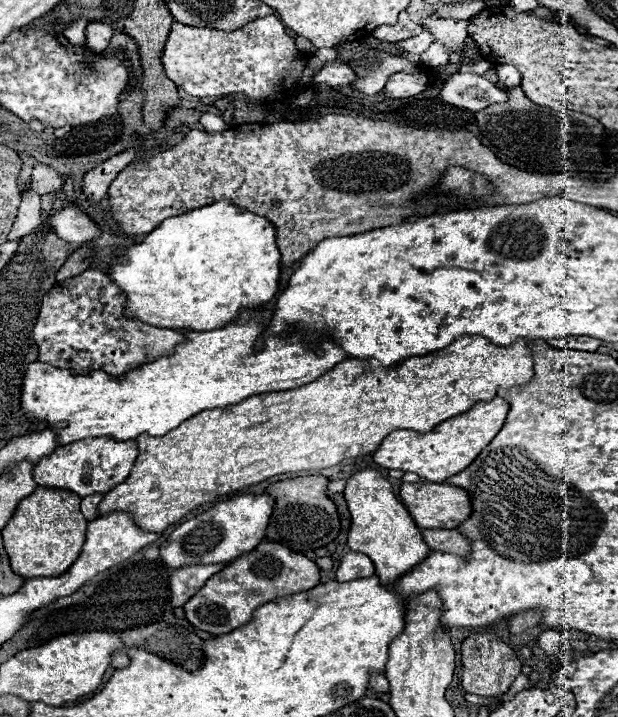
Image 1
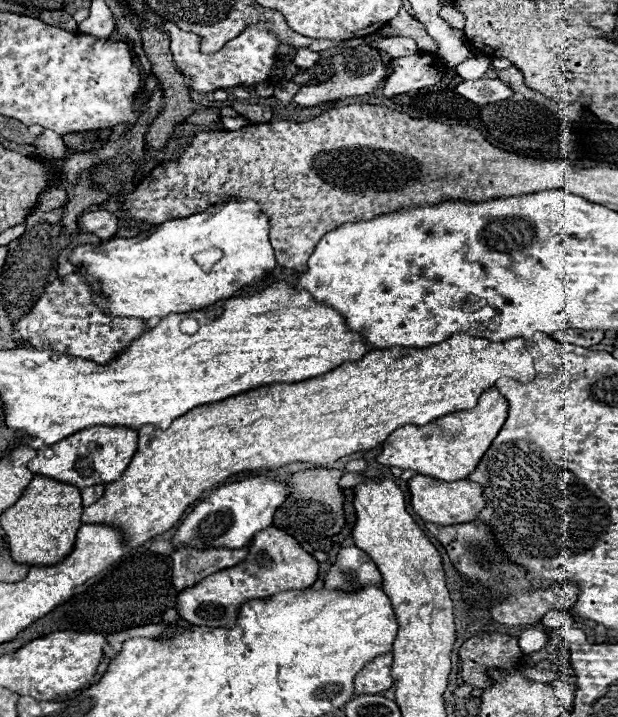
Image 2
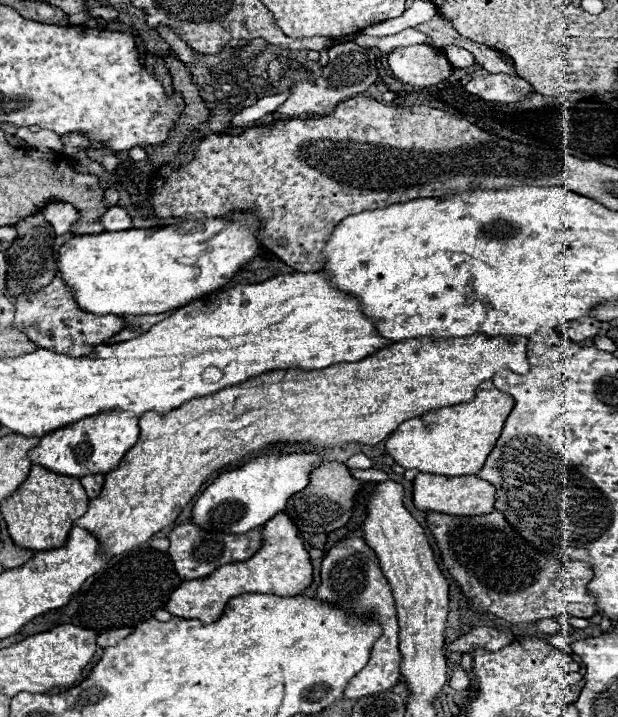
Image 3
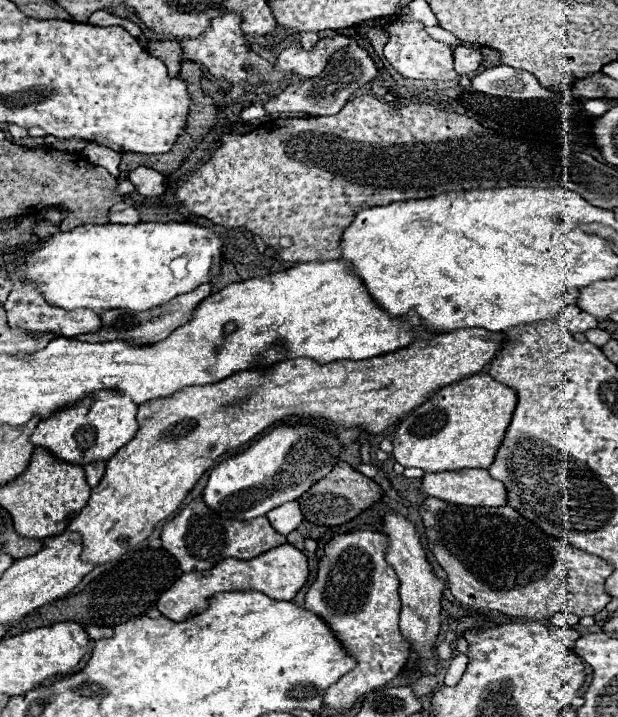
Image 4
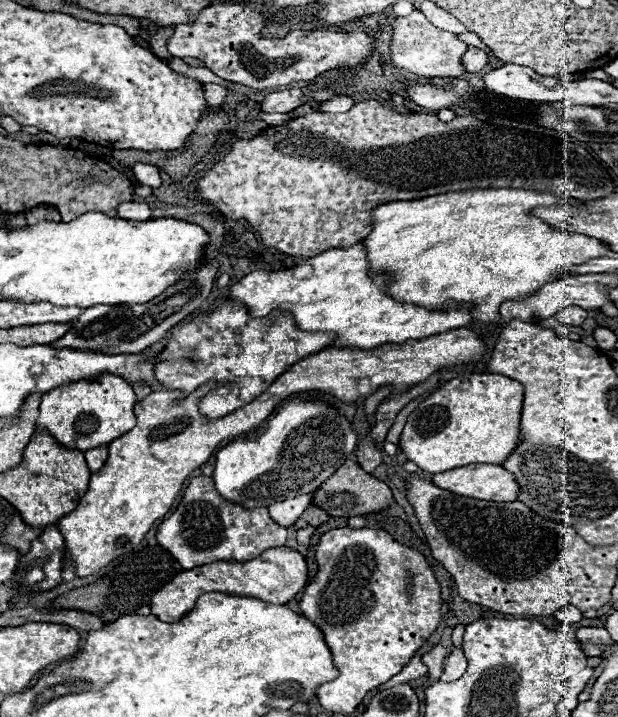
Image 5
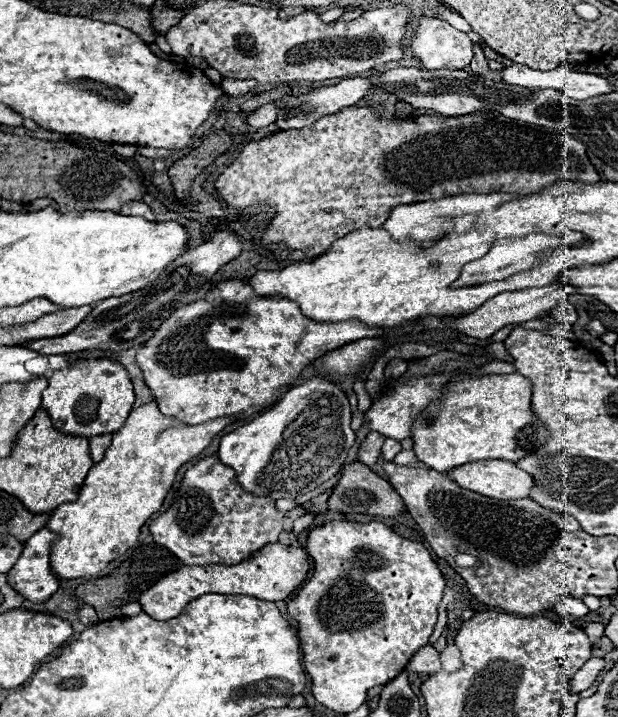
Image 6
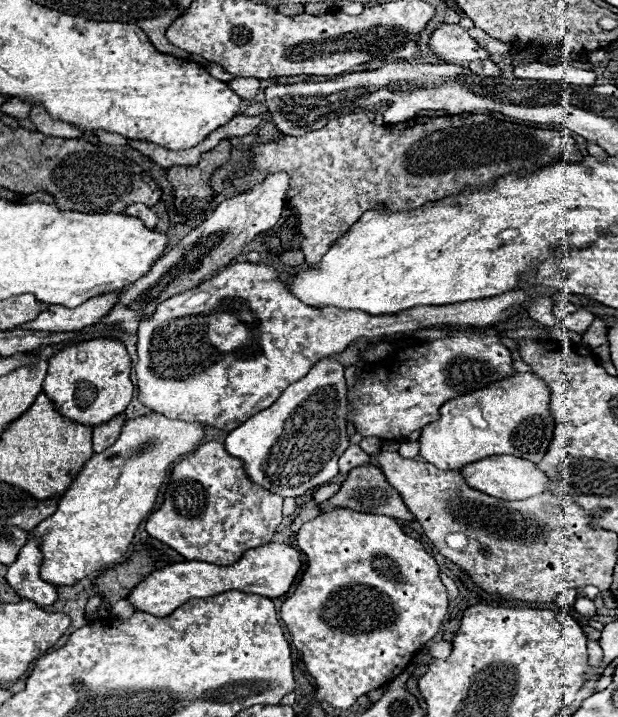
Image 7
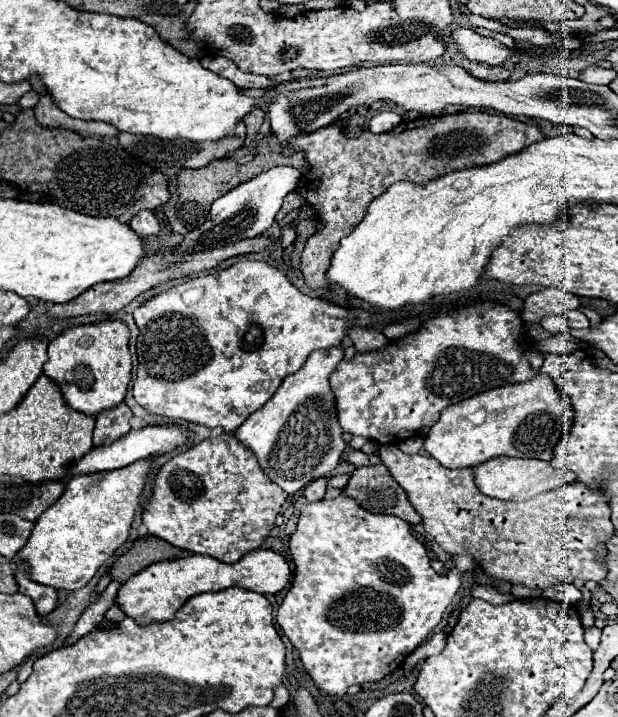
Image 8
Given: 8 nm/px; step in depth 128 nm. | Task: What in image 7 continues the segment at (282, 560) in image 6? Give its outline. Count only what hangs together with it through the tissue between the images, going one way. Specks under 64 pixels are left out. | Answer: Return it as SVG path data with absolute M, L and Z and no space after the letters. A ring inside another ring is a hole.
M264 544L248 550L232 566L216 566L206 562L180 562L172 564L158 574L150 574L146 582L140 582L128 596L130 604L140 612L150 612L152 616L170 616L178 606L192 598L206 598L228 590L238 590L246 594L258 594L266 598L278 598L290 590L298 572L302 568L302 554L288 544Z

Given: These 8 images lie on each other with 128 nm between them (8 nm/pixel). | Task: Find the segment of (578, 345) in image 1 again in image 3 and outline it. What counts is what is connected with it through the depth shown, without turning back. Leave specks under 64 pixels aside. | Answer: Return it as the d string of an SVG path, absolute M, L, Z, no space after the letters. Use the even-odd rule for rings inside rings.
M580 318L578 322L562 322L558 330L574 342L582 342L600 334L600 322L596 318Z

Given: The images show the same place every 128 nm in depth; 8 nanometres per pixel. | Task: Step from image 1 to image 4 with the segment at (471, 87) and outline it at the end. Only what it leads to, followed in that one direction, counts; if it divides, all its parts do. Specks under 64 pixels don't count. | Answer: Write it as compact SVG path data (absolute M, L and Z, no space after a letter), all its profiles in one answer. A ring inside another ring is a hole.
M504 64L488 68L482 74L478 74L472 80L472 88L488 96L502 96L502 98L516 98L516 100L556 96L556 92L542 88L540 82L534 78L534 74Z

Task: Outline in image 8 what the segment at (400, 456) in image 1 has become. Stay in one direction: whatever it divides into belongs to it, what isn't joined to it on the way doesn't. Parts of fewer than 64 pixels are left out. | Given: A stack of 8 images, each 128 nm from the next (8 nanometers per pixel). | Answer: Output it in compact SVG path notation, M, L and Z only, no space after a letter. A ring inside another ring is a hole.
M538 374L526 382L494 388L444 408L440 420L424 438L424 450L450 470L474 468L496 456L550 460L554 446L562 442L570 426L570 402L564 394L558 394L552 378Z

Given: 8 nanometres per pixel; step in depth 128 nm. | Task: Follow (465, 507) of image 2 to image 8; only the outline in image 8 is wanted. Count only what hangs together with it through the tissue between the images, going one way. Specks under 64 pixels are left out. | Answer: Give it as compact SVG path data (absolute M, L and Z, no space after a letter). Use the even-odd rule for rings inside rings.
M492 458L490 462L482 462L482 466L474 466L474 482L482 494L498 500L524 502L536 494L560 488L564 484L574 482L574 474L570 470L554 470L547 461L528 458Z

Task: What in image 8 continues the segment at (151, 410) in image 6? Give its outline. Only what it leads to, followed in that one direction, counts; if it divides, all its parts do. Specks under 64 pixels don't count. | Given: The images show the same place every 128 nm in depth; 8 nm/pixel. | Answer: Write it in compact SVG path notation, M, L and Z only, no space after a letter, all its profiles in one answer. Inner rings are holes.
M154 456L110 472L72 476L64 494L36 520L30 540L18 552L18 558L30 566L30 578L70 592L86 586L98 568L126 544L152 460Z

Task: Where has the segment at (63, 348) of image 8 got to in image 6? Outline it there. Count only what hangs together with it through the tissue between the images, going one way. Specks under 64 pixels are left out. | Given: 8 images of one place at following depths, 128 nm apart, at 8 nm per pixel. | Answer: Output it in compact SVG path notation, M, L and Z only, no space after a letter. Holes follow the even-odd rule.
M84 358L80 362L82 366L74 362L70 370L58 370L58 374L48 380L40 408L48 412L54 426L62 434L72 434L88 440L102 434L114 434L126 424L134 404L134 390L128 372L122 364L108 358Z

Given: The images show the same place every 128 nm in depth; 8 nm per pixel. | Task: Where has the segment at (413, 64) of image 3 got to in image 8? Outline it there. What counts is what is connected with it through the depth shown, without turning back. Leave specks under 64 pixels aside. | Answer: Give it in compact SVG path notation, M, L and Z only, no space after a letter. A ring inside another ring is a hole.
M456 28L450 34L452 44L458 46L458 50L468 58L468 60L478 60L486 62L490 66L500 66L510 58L510 50L502 46L500 42L492 38L484 38L476 34L470 28Z

